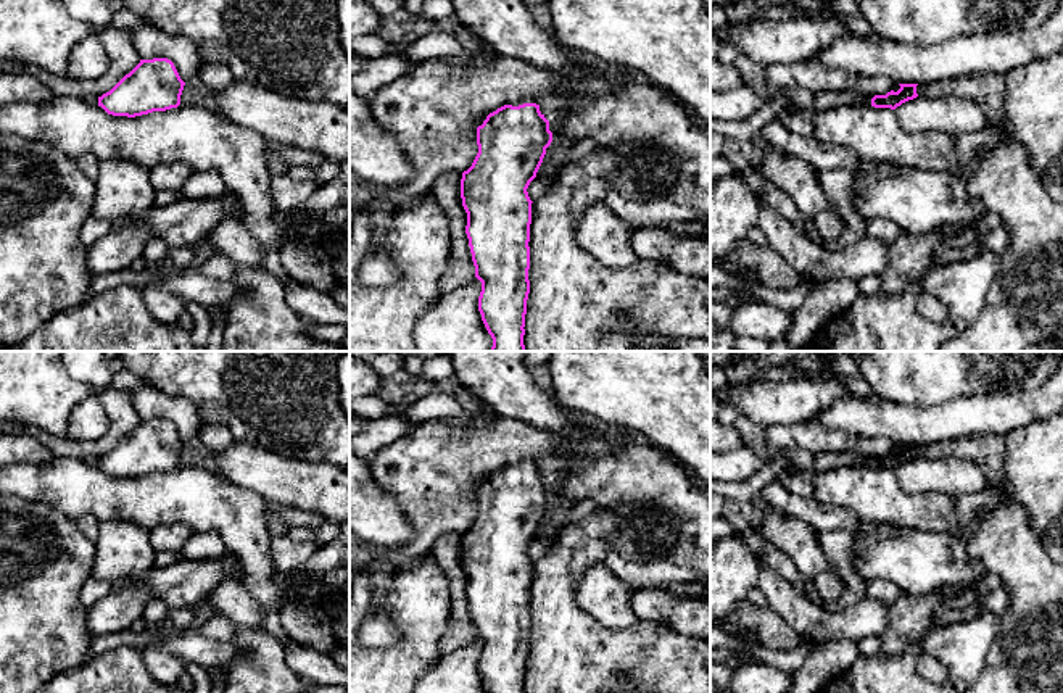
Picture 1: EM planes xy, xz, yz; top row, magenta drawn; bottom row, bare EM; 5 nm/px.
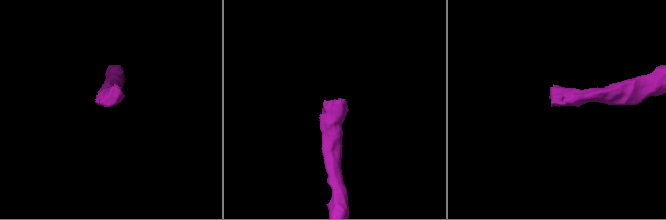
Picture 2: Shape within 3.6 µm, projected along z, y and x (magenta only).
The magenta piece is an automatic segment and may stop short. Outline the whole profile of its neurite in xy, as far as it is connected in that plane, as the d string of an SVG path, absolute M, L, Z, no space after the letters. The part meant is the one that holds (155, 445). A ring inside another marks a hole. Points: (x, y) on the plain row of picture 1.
M168 419L140 421L110 453L98 458L108 475L135 479L180 466L185 443Z

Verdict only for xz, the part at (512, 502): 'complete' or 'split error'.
split error

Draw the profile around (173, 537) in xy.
M185 524L158 525L150 530L150 543L155 551L182 551L193 530Z

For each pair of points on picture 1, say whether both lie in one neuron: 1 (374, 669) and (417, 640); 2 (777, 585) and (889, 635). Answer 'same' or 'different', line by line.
1: same
2: different

